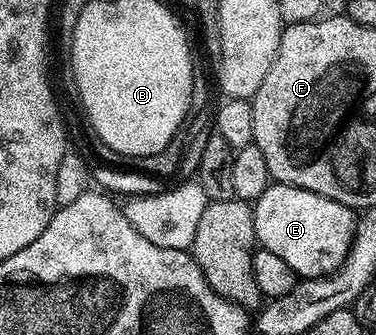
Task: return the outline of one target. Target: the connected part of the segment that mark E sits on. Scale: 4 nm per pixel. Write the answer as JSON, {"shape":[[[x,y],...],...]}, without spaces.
{"shape":[[[271,183],[259,199],[252,202],[255,219],[255,235],[258,246],[279,255],[297,273],[298,278],[327,277],[337,272],[345,261],[349,248],[353,246],[353,235],[357,232],[358,218],[354,210],[335,199],[327,199],[323,195],[315,195],[306,189],[294,185]]]}

